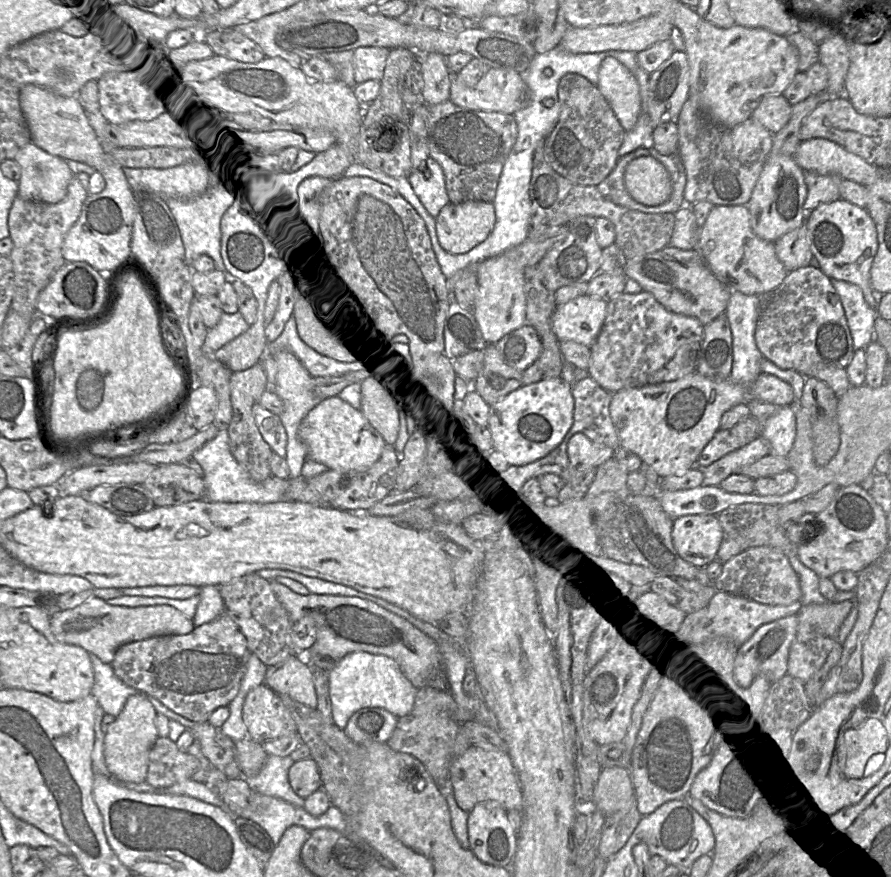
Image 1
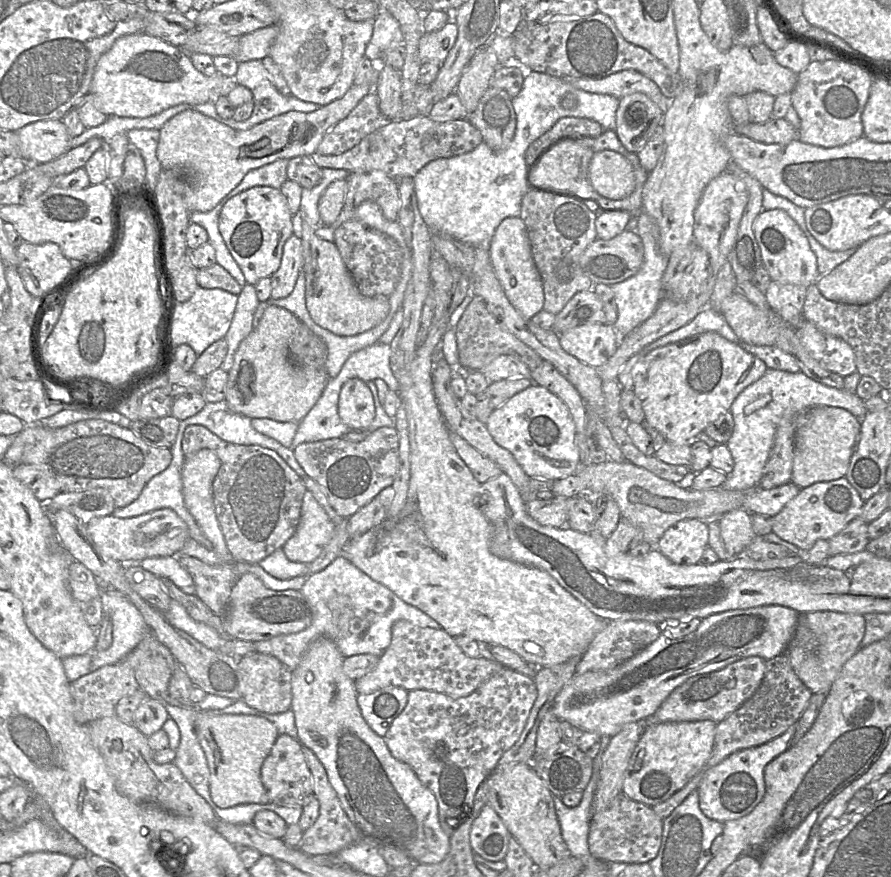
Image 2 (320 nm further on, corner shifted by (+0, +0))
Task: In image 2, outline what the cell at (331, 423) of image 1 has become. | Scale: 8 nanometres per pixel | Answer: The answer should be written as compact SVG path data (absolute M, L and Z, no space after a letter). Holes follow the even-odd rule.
M351 378L343 384L338 400L338 414L352 430L365 430L371 425L375 406L366 382Z

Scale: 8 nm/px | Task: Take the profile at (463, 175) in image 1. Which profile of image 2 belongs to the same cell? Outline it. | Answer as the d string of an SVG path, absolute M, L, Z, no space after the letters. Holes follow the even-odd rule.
M415 116L386 122L377 132L342 154L324 155L316 151L310 157L320 168L344 169L349 173L382 171L399 183L403 177L414 177L433 160L470 152L482 142L480 131L468 118L437 122L428 116Z

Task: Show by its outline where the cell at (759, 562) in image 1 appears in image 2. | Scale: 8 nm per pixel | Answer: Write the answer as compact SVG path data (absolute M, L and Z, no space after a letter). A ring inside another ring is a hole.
M744 508L734 509L718 518L722 540L733 557L741 556L757 536L752 527L752 513Z

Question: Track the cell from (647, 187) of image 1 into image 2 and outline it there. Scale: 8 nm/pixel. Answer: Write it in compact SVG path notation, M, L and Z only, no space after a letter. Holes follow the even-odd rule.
M612 150L594 152L588 168L591 188L609 199L624 199L635 190L629 161Z

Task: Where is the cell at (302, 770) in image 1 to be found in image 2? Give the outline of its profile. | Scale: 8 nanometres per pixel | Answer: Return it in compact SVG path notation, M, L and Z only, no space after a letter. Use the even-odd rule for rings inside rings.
M278 735L269 755L261 766L260 778L270 803L277 806L303 808L312 797L315 797L312 774L307 765L302 744L289 735Z

